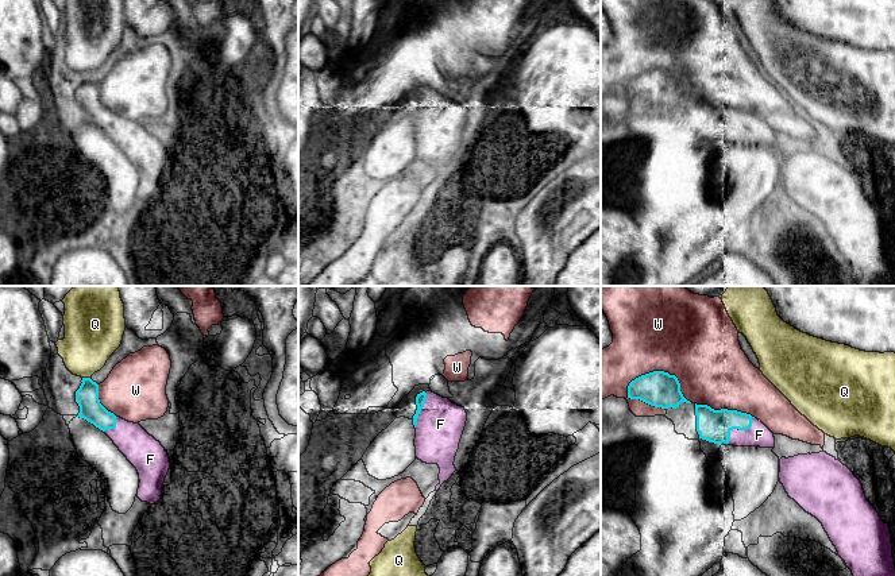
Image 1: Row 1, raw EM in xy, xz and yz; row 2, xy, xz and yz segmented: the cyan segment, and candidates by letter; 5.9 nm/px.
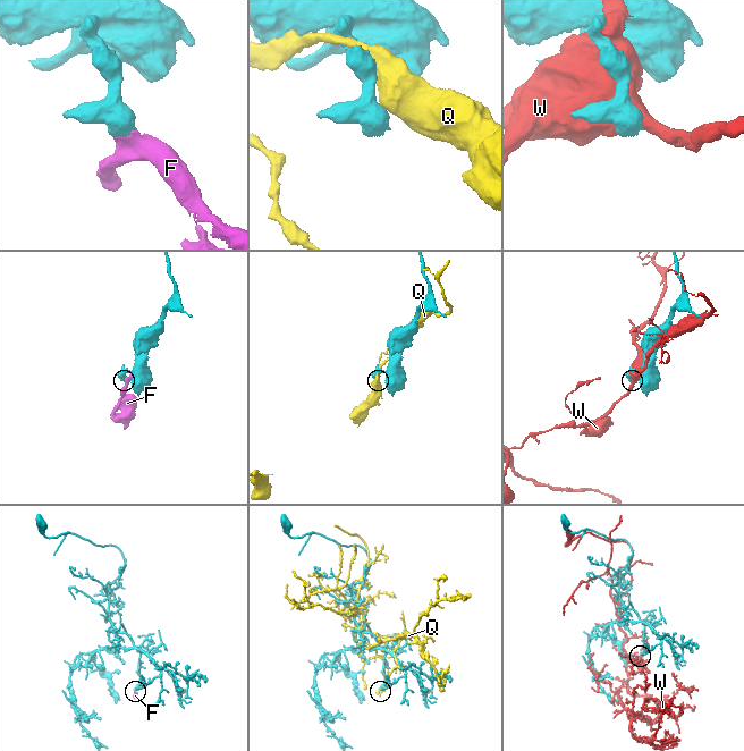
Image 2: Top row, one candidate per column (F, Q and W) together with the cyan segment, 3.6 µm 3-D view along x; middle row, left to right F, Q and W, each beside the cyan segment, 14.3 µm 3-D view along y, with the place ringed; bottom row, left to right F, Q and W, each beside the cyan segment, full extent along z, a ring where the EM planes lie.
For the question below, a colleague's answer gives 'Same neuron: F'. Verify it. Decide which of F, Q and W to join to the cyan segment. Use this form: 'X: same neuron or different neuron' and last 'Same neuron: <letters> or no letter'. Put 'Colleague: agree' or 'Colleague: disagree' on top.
Colleague: agree
F: same neuron
Q: different neuron
W: different neuron
Same neuron: F

